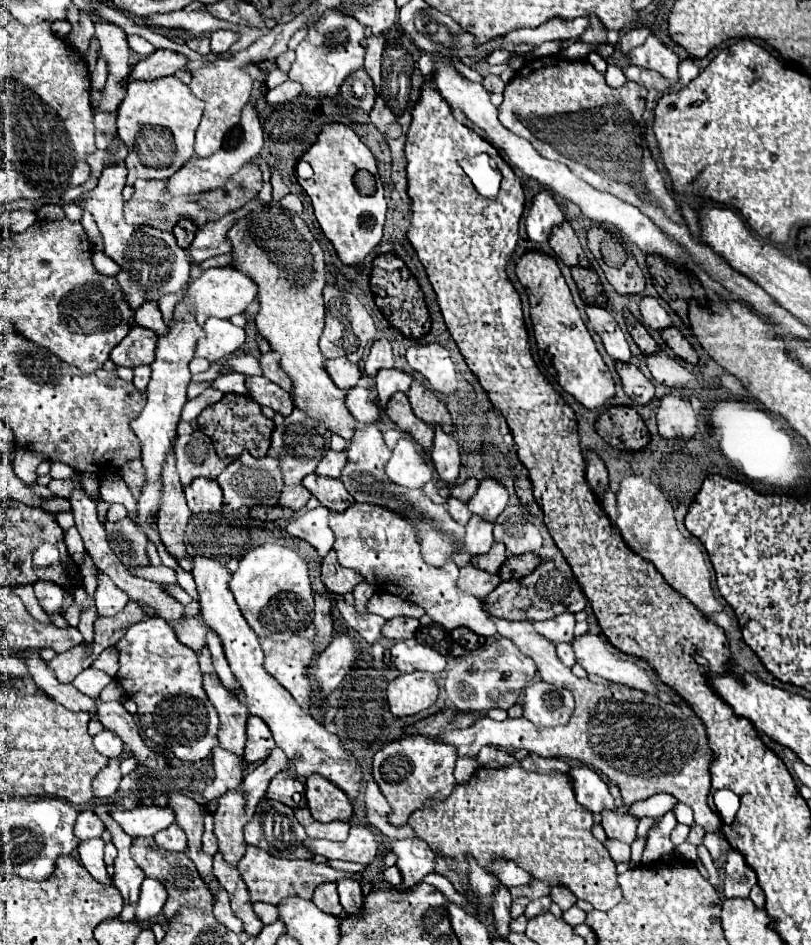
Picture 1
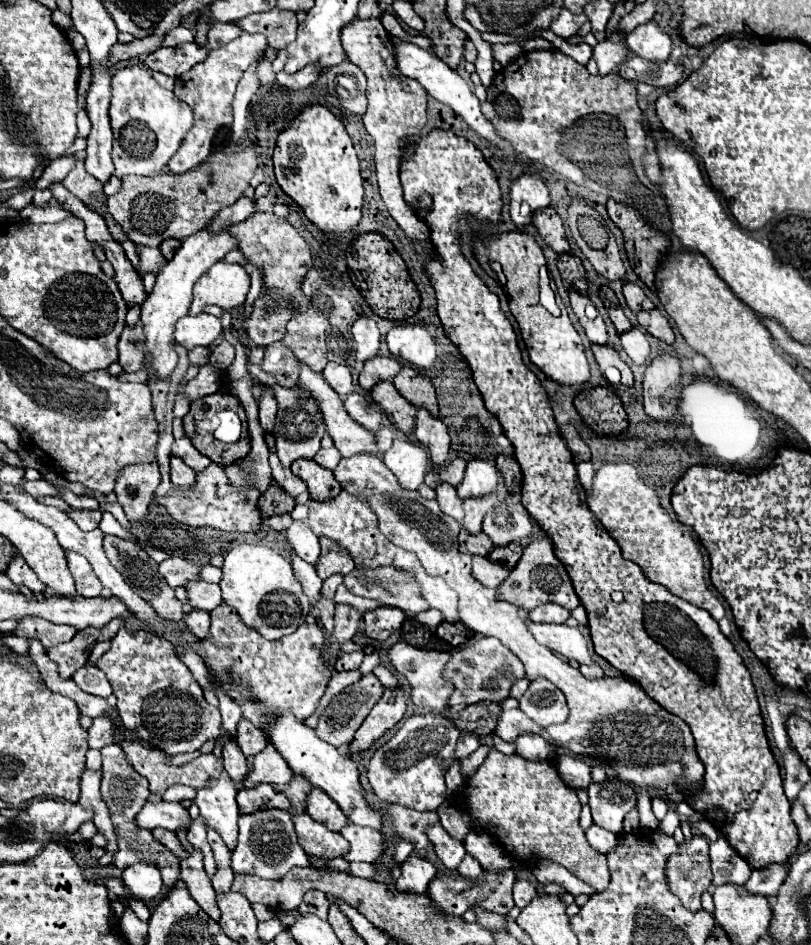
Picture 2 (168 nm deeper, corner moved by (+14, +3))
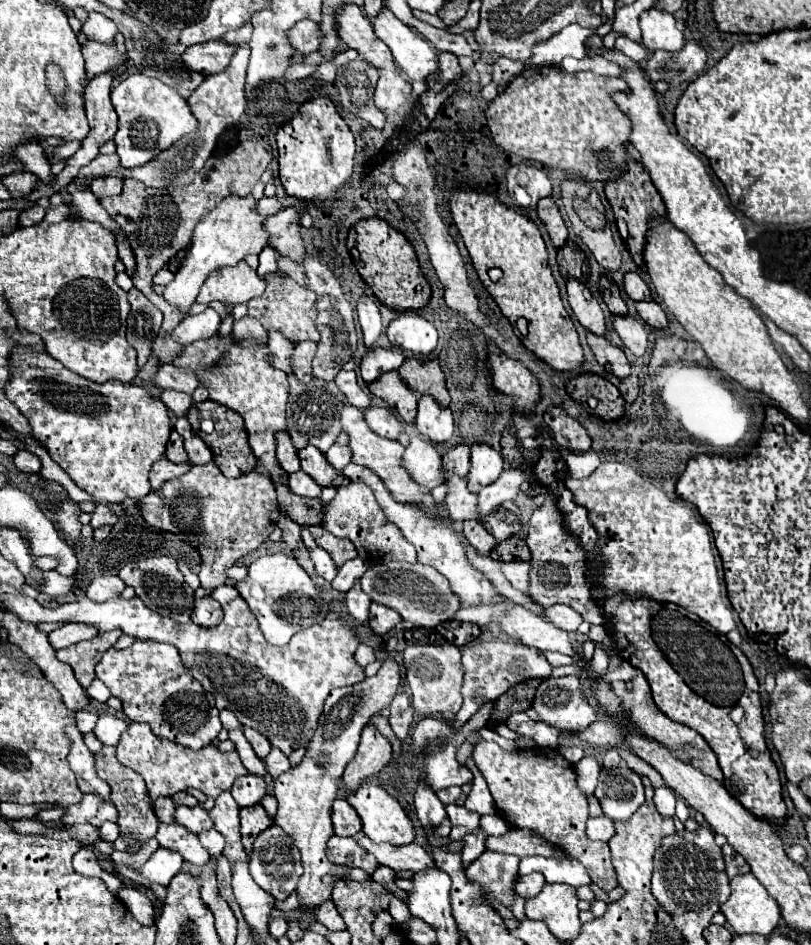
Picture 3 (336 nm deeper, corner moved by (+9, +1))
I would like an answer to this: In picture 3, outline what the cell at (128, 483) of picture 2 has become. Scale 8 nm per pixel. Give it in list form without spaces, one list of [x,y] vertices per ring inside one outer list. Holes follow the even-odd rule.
[[[163,456],[161,460],[157,460],[157,462],[153,464],[153,468],[151,468],[151,472],[149,472],[149,482],[151,482],[151,486],[157,490],[157,488],[161,488],[163,482],[167,482],[169,478],[177,478],[177,476],[189,472],[189,468],[191,468],[189,462],[185,462],[185,464],[175,464],[175,462],[171,462],[169,458]]]

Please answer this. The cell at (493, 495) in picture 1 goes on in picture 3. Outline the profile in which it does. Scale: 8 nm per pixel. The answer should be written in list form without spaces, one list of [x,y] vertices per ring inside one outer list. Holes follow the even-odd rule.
[[[473,444],[471,446],[471,470],[469,470],[469,490],[479,492],[489,482],[497,478],[503,470],[503,456],[491,448],[489,444]]]

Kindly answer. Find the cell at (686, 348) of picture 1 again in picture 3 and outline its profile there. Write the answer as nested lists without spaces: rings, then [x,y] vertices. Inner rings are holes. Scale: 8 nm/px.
[[[637,302],[637,314],[651,326],[651,328],[667,328],[667,316],[659,304],[651,302]]]

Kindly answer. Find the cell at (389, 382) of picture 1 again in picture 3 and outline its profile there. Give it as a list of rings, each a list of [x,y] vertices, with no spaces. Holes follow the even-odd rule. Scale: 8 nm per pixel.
[[[373,348],[361,360],[361,378],[369,384],[389,370],[397,370],[405,360],[405,354],[399,348]]]

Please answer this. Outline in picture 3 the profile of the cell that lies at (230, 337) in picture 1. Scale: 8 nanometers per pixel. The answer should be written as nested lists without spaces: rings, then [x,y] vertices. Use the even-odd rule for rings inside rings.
[[[207,308],[205,312],[197,314],[197,316],[185,316],[181,320],[181,324],[173,330],[171,338],[183,346],[191,344],[191,342],[197,342],[197,340],[207,340],[211,338],[213,334],[217,334],[219,330],[219,324],[221,324],[221,316],[213,310],[213,308]]]

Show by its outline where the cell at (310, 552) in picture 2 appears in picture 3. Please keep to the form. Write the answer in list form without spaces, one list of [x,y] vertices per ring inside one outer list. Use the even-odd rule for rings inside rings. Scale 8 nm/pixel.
[[[315,548],[311,550],[311,558],[313,558],[313,564],[315,564],[315,570],[321,578],[325,578],[327,582],[333,582],[333,578],[337,576],[339,568],[335,566],[335,562],[329,558],[329,554],[321,548]]]

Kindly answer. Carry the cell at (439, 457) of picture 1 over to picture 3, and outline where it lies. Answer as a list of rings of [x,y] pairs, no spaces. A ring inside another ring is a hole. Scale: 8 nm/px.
[[[425,394],[419,398],[415,426],[433,442],[447,442],[453,436],[453,414],[449,408],[441,408],[433,396]]]

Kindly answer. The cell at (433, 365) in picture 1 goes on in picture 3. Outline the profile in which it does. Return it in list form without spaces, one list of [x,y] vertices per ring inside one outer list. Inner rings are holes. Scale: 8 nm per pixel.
[[[413,312],[401,314],[387,326],[387,338],[415,356],[429,356],[437,346],[437,330],[423,316]]]

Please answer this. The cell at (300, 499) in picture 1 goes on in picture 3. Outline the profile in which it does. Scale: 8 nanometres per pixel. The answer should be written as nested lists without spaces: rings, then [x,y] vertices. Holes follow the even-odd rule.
[[[299,470],[299,474],[289,474],[289,488],[291,492],[303,496],[303,498],[319,498],[321,496],[321,486],[303,470]]]

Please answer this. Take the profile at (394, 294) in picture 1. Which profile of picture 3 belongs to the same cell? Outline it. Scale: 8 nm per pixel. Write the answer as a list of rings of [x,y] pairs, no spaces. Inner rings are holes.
[[[373,216],[373,218],[359,220],[349,230],[347,248],[349,252],[353,252],[353,260],[361,278],[369,284],[373,294],[385,306],[393,310],[417,310],[429,302],[431,286],[419,268],[413,246],[399,230],[389,226],[389,222],[385,222],[383,218]]]

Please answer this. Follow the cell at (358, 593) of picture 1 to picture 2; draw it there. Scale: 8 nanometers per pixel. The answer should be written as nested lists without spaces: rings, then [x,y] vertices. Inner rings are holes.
[[[356,568],[344,576],[344,586],[358,596],[376,598],[386,606],[396,606],[407,618],[428,608],[420,596],[420,586],[406,572],[396,572],[394,568],[364,570]]]

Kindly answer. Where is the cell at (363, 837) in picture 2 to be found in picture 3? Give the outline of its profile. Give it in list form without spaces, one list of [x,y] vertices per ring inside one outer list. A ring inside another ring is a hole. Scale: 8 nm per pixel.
[[[359,836],[359,844],[367,852],[371,852],[381,866],[389,866],[395,872],[401,872],[401,870],[423,872],[423,870],[435,866],[429,852],[419,844],[409,844],[409,846],[397,848],[397,846],[389,846],[389,844],[375,844],[367,836]]]

